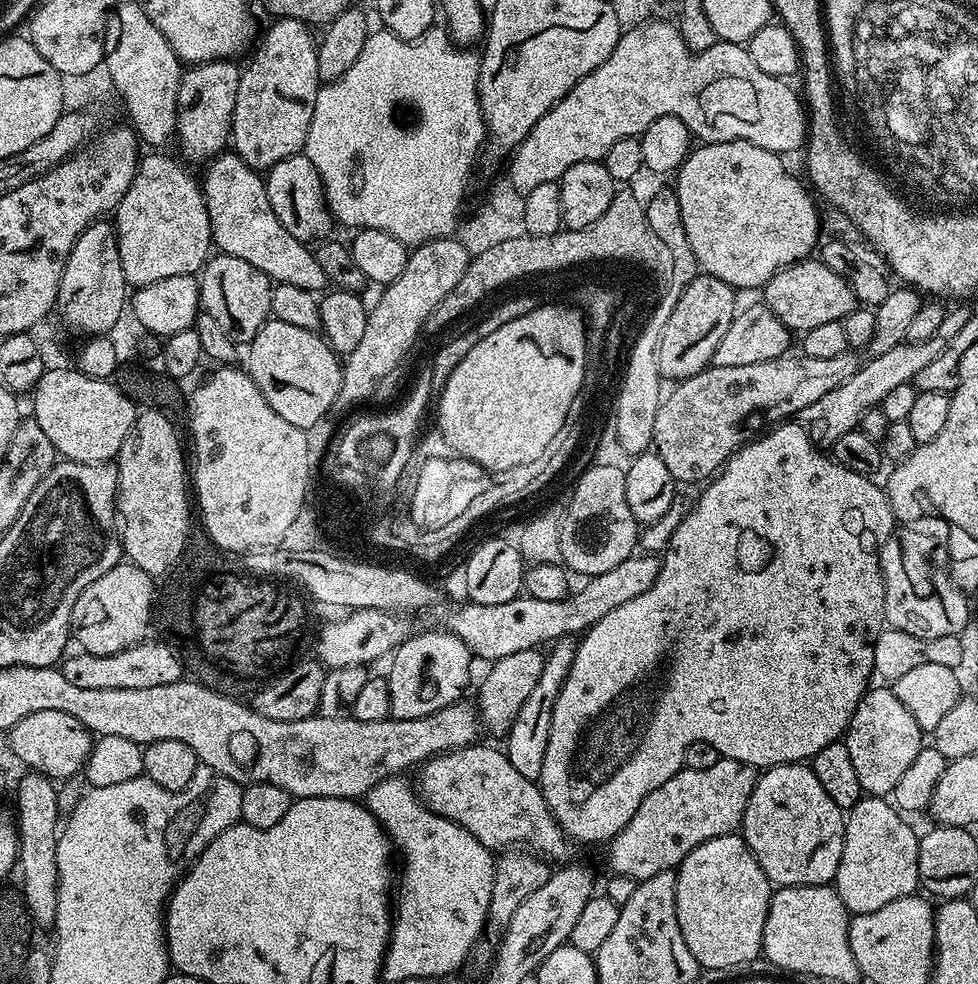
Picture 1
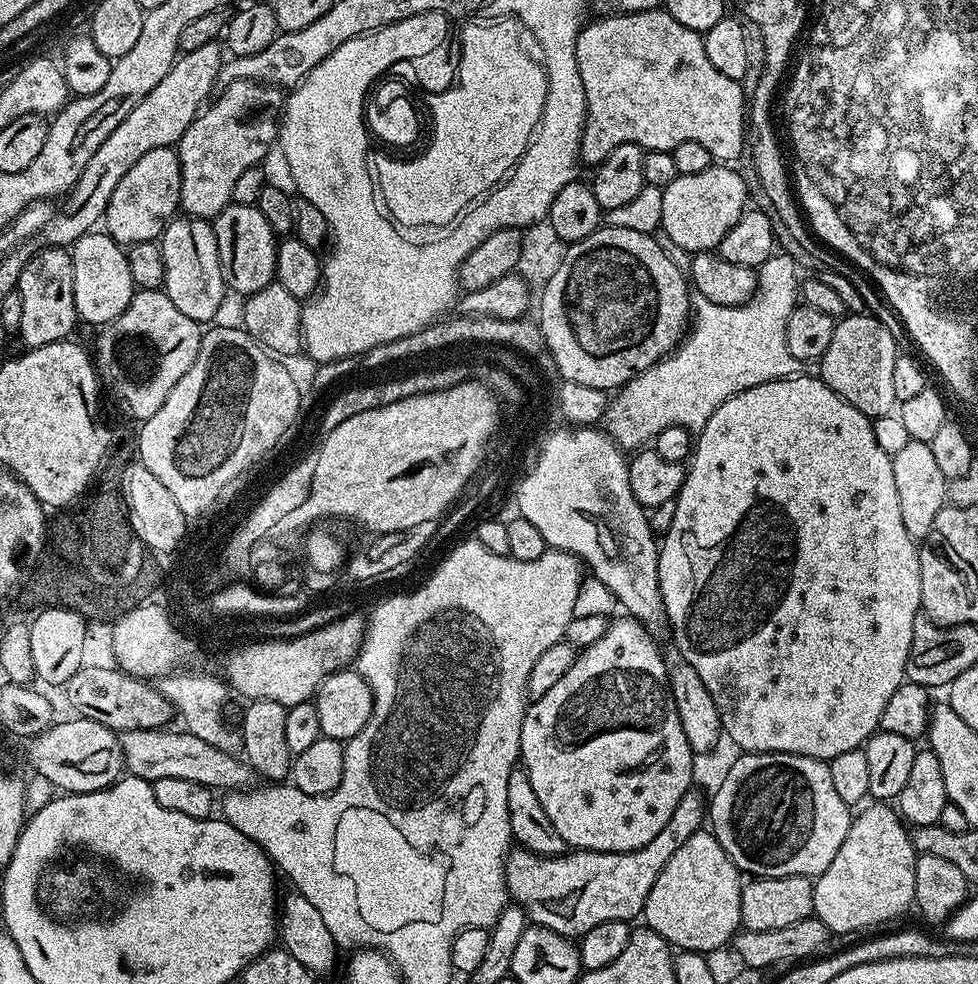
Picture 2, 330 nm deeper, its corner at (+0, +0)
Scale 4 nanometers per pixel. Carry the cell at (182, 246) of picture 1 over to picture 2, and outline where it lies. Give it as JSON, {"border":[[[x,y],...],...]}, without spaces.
{"border":[[[233,80],[182,134],[178,145],[182,166],[180,208],[192,218],[215,218],[232,203],[238,174],[257,167],[278,140],[281,89],[254,80]]]}

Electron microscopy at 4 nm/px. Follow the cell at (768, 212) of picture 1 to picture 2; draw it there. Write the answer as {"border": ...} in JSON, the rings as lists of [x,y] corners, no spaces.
{"border":[[[713,166],[702,170],[702,174],[678,175],[662,189],[658,198],[662,202],[663,235],[668,236],[674,246],[682,246],[686,254],[719,249],[722,238],[726,238],[734,222],[738,222],[750,200],[747,186],[732,166]]]}

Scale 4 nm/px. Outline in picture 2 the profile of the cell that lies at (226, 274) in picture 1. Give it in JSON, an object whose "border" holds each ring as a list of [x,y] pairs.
{"border":[[[177,215],[164,228],[164,235],[158,241],[161,250],[162,262],[165,266],[162,290],[186,314],[186,318],[197,322],[212,320],[220,312],[220,307],[224,304],[224,292],[226,285],[224,275],[220,269],[220,259],[218,258],[218,242],[212,229],[212,224],[204,218],[189,218],[187,215]]]}

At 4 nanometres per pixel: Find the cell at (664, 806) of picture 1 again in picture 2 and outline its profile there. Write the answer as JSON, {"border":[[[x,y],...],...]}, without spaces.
{"border":[[[690,790],[678,802],[674,814],[670,814],[670,822],[658,830],[657,836],[646,846],[629,852],[581,852],[579,850],[568,850],[559,856],[542,856],[538,853],[529,852],[523,847],[517,847],[509,851],[508,859],[504,861],[504,881],[508,887],[508,895],[515,903],[519,904],[528,914],[532,924],[540,924],[544,928],[554,930],[558,934],[569,938],[579,938],[594,930],[601,922],[614,922],[615,920],[635,921],[644,911],[644,903],[654,890],[654,882],[658,882],[658,874],[674,858],[674,850],[686,842],[696,832],[701,831],[706,820],[706,800]]]}

